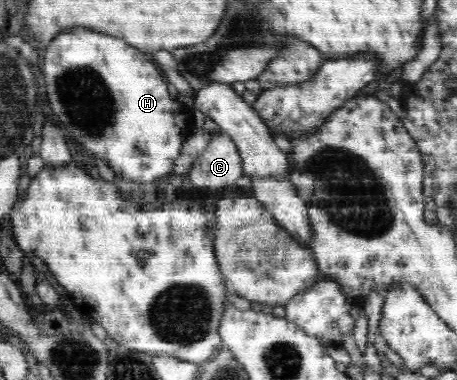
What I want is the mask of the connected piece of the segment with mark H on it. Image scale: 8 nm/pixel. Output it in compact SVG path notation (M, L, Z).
M74 27L61 31L45 47L41 53L40 67L44 73L48 101L60 125L66 127L68 133L86 150L104 159L116 177L139 185L152 185L172 173L182 143L188 139L186 133L192 127L192 113L188 110L190 105L187 105L186 113L182 113L184 107L170 99L162 73L146 53L130 47L122 39L104 35L104 32Z

